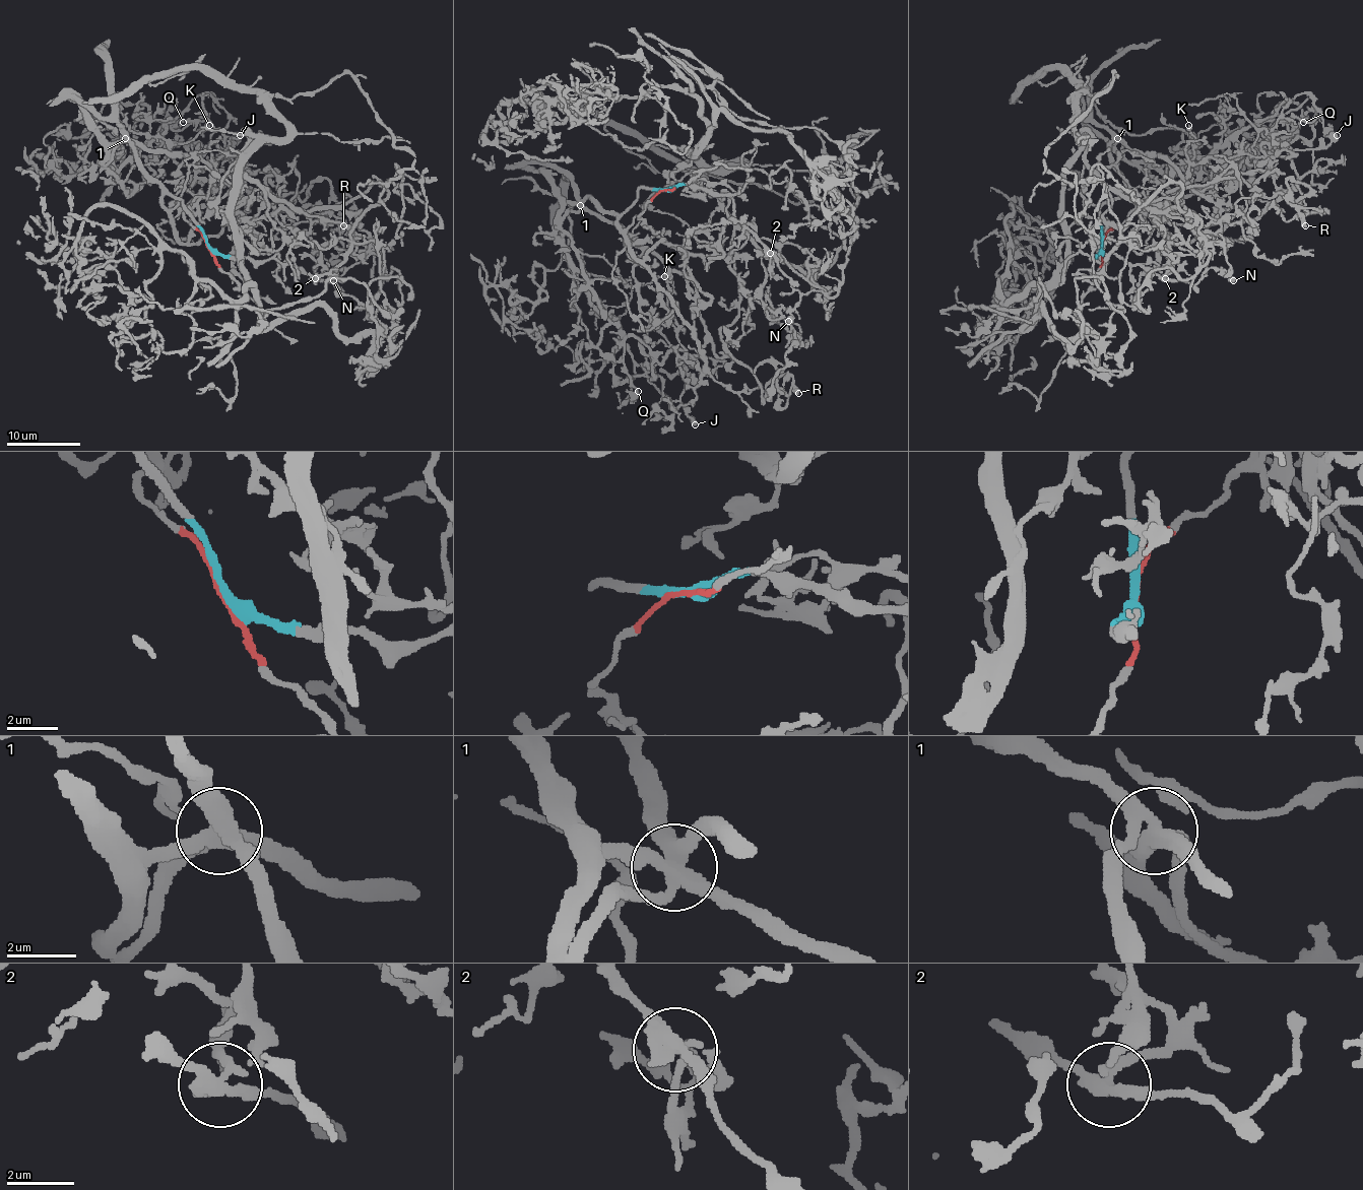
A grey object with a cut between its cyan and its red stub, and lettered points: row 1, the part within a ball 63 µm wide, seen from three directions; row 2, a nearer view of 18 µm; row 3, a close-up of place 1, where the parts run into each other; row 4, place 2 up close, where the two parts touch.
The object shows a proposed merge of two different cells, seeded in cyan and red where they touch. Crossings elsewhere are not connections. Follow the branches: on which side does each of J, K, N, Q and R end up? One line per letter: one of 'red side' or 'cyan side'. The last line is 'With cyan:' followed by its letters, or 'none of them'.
J: red side
K: cyan side
N: cyan side
Q: red side
R: red side
With cyan: K, N

